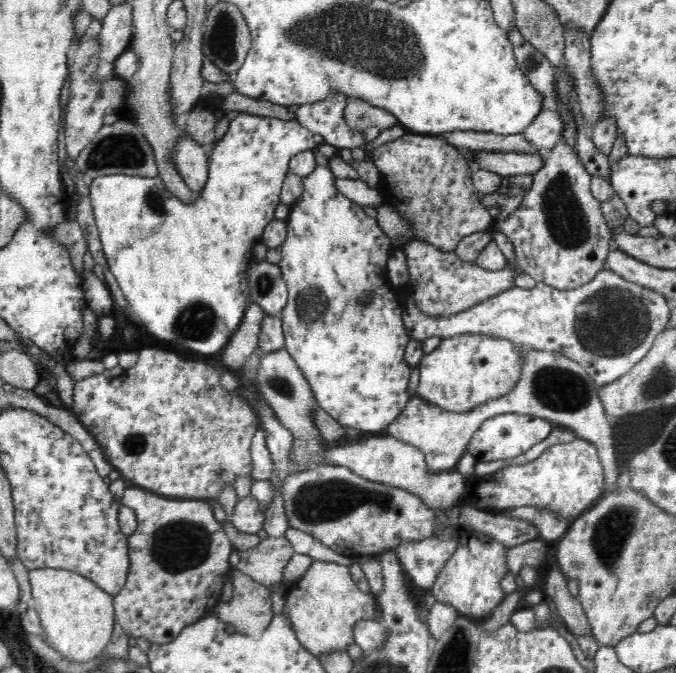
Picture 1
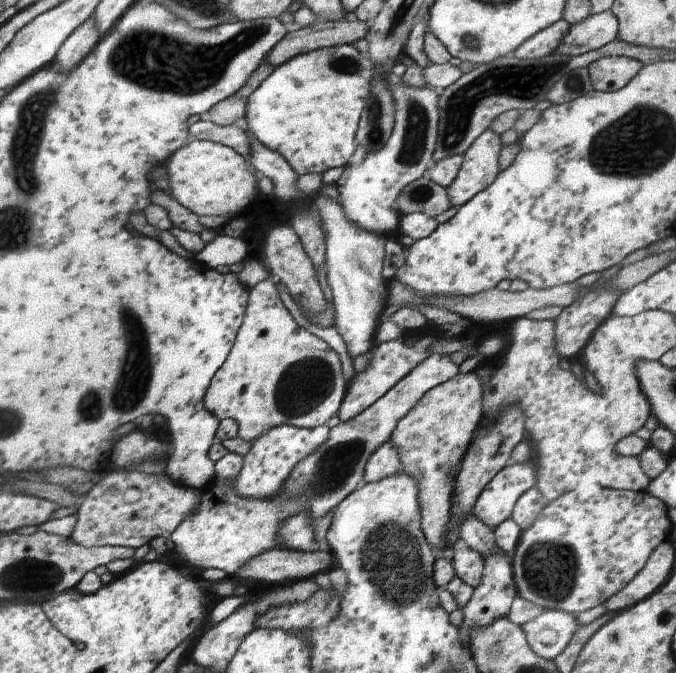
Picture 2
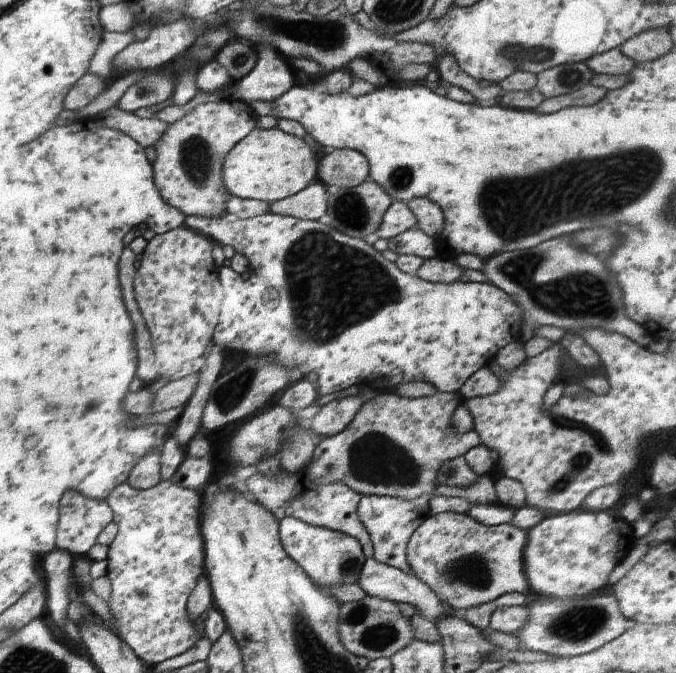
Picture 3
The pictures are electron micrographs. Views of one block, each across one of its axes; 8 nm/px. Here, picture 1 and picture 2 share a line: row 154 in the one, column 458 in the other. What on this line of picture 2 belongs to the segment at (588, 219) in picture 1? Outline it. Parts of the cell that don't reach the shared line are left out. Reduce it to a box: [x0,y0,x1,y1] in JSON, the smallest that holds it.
[449,544,483,589]

